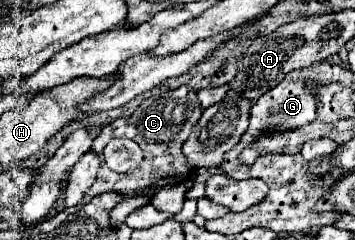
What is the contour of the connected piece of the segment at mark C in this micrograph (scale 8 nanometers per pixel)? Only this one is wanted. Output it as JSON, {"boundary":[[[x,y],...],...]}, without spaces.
{"boundary":[[[182,85],[174,91],[162,93],[160,97],[148,97],[130,117],[116,119],[114,123],[106,125],[100,131],[100,135],[94,139],[92,151],[106,145],[114,137],[128,137],[128,139],[132,139],[140,145],[144,159],[138,165],[138,169],[128,171],[128,173],[116,173],[116,171],[108,169],[106,163],[102,163],[100,169],[98,169],[98,177],[96,177],[94,185],[86,191],[86,197],[82,199],[80,205],[88,203],[92,197],[96,197],[104,191],[118,191],[118,193],[128,195],[128,197],[134,197],[136,193],[144,193],[146,197],[150,197],[160,187],[176,185],[176,183],[182,183],[184,179],[188,179],[192,169],[188,167],[186,157],[182,155],[182,145],[188,139],[188,135],[190,135],[192,127],[196,125],[196,121],[200,119],[200,115],[202,115],[202,107],[196,99],[196,91]]]}

